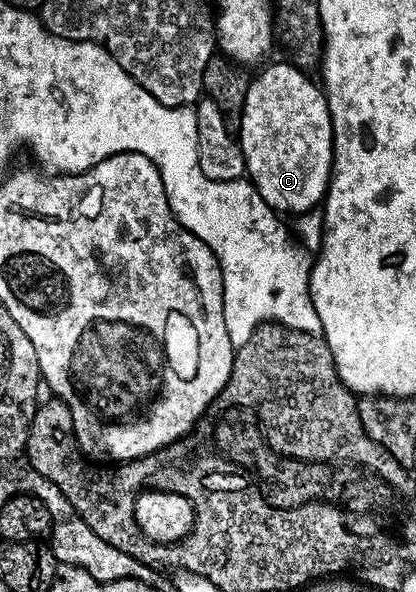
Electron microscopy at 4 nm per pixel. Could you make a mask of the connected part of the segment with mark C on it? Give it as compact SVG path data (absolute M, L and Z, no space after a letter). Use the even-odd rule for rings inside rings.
M291 63L267 65L248 82L238 140L240 150L244 152L247 180L276 213L295 215L317 208L328 191L328 183L332 180L332 116L323 88L317 82L315 85L305 70L297 69Z

